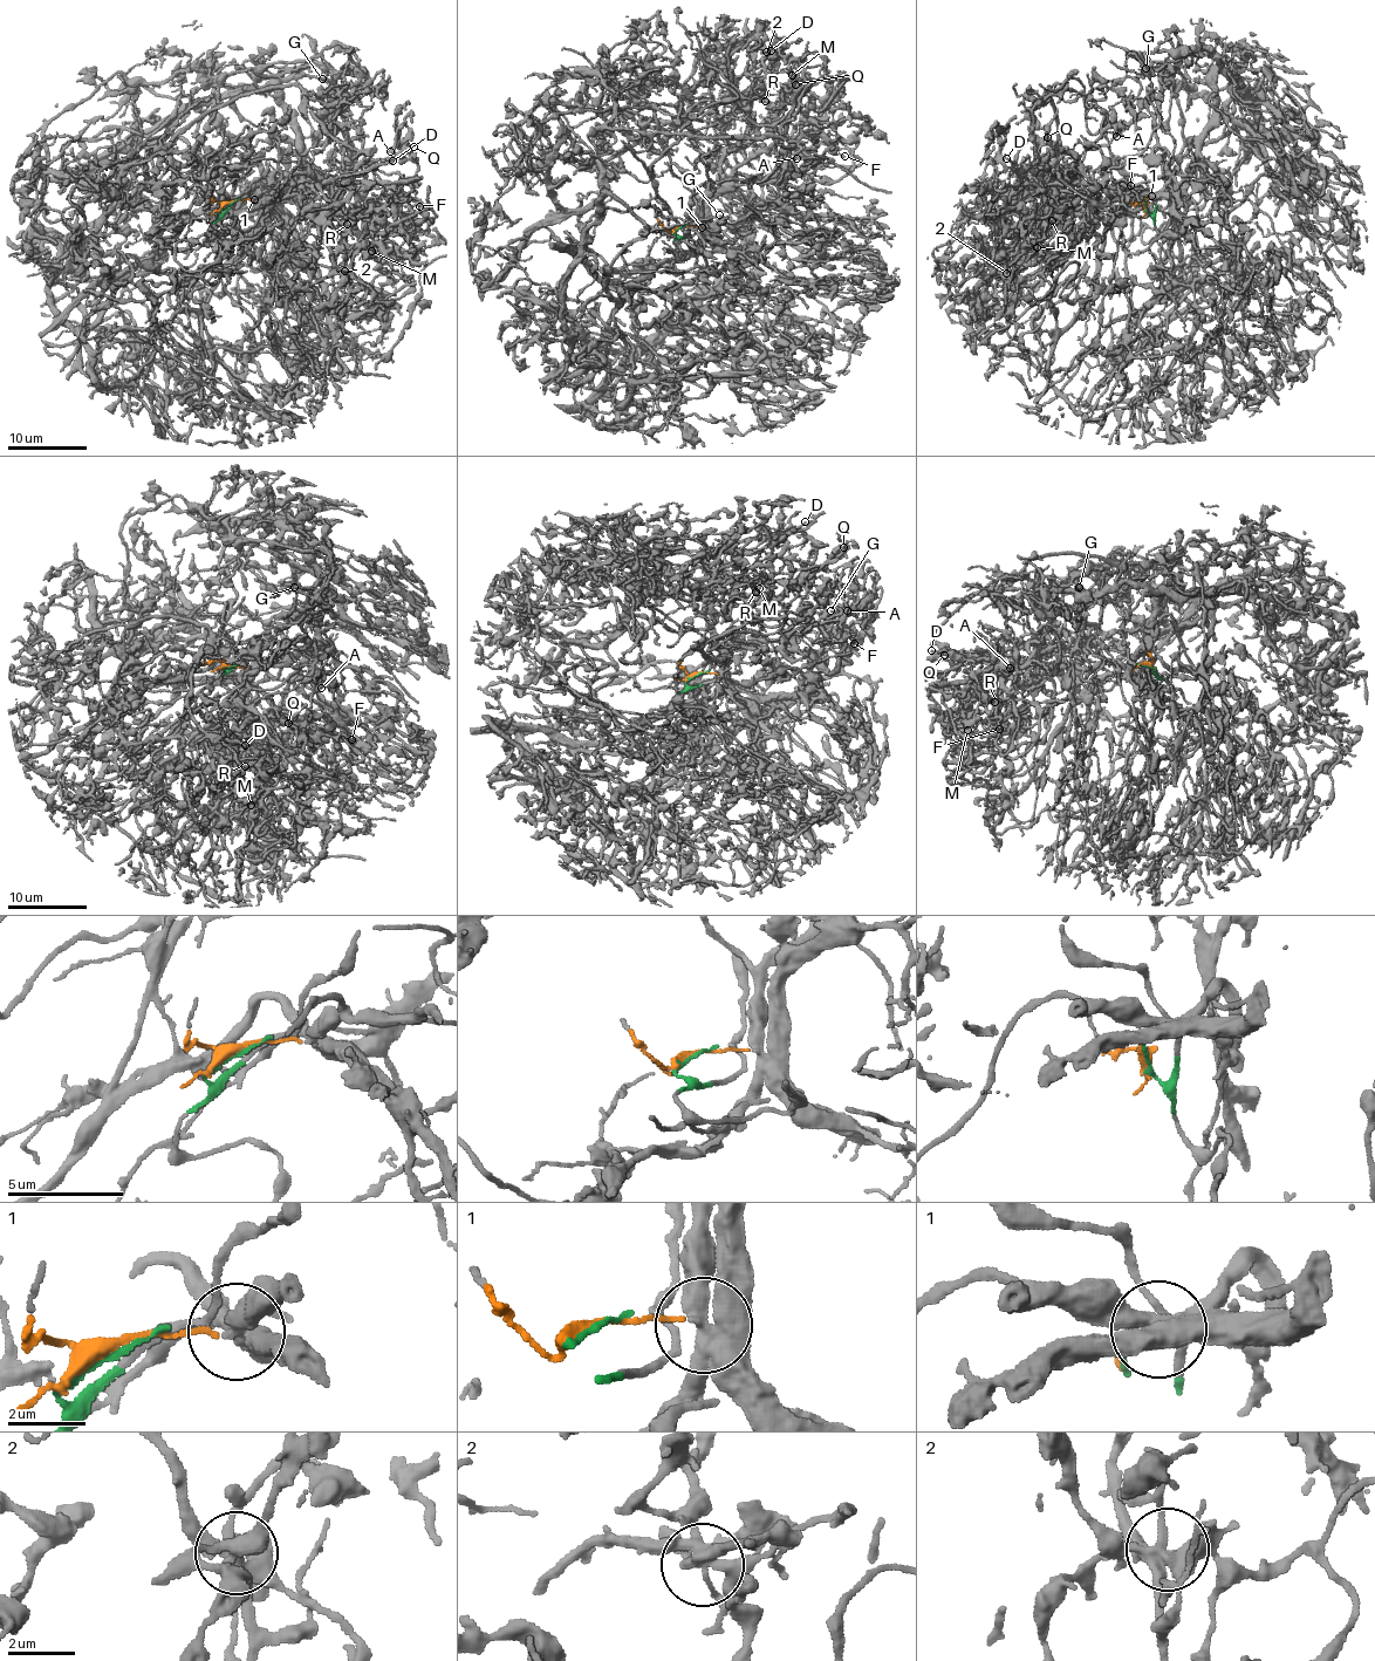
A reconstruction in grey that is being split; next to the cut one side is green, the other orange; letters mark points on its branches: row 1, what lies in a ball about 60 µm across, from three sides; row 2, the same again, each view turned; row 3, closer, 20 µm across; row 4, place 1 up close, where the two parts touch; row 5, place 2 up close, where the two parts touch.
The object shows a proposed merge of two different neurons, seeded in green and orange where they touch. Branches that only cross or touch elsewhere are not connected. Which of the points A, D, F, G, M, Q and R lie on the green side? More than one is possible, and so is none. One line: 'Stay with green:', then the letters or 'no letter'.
Stay with green: A, D, F, M, Q, R

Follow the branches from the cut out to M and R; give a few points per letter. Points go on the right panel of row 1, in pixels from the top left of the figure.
M: (1144, 206), (1087, 202), (1073, 303), (1071, 262), (1020, 300), (1051, 284), (1001, 252), (1037, 247)
R: (1144, 206), (1087, 202), (1073, 303), (1073, 262), (1020, 300), (1075, 236), (1067, 209), (1052, 221)

